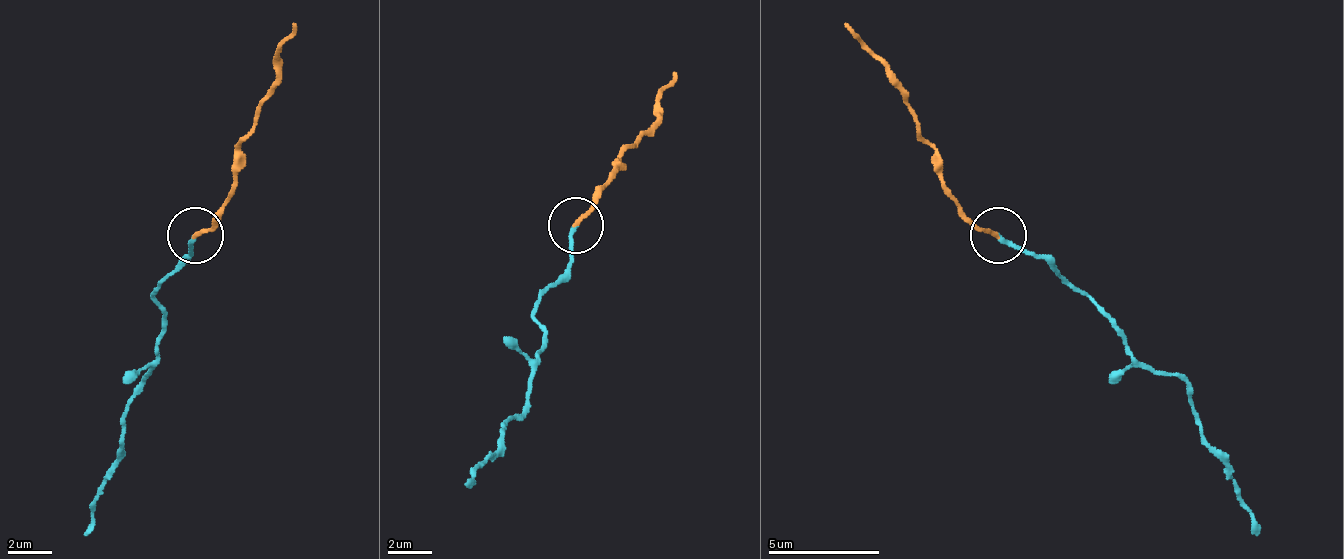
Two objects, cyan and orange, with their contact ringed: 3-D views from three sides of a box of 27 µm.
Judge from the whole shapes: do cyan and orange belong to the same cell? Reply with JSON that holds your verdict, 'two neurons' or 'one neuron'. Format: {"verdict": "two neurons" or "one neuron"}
{"verdict": "one neuron"}

